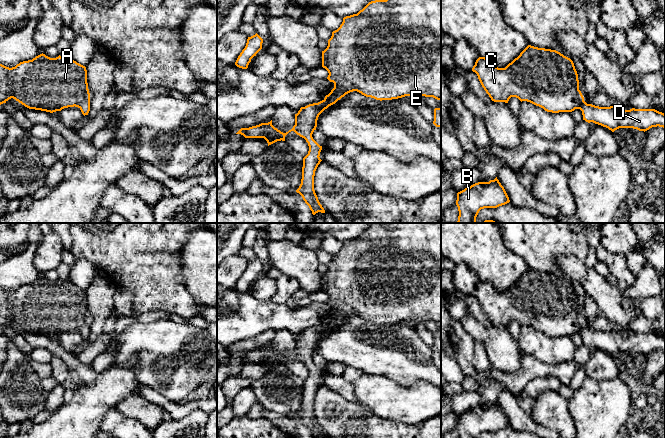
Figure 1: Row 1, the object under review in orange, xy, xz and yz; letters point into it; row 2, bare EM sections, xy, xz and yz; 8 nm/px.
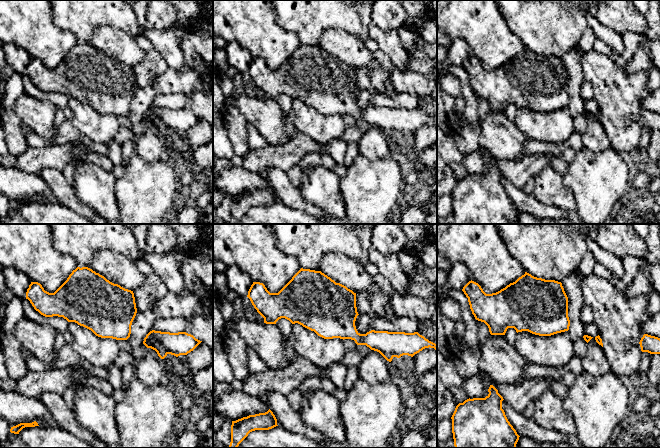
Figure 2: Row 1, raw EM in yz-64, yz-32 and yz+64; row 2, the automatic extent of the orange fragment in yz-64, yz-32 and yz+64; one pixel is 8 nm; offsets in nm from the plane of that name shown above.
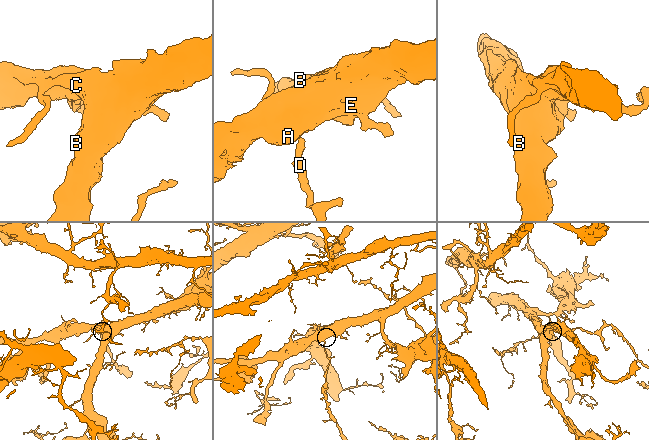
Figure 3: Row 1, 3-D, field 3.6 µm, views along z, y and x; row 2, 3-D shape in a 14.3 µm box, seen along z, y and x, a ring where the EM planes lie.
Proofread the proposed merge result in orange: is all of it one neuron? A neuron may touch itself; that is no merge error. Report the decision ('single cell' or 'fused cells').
single cell

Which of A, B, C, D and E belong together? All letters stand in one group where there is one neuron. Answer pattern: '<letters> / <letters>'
A B C D E

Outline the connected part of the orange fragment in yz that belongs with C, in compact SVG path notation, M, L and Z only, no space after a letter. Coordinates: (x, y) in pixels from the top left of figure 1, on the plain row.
M528 269L505 292L498 292L490 283L479 281L472 295L477 298L482 311L494 326L508 327L511 321L516 321L521 326L530 326L552 337L580 333L583 344L606 351L612 356L619 352L633 352L644 356L657 350L665 352L665 338L655 333L621 334L614 330L587 328L579 314L578 298L573 285L556 274Z

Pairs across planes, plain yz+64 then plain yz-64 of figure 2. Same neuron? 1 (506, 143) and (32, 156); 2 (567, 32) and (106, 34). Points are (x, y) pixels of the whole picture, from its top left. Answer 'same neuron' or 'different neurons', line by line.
1: different neurons
2: different neurons

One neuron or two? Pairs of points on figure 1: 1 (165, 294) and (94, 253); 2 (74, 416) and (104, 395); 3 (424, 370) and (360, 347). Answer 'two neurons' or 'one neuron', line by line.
1: one neuron
2: one neuron
3: one neuron

